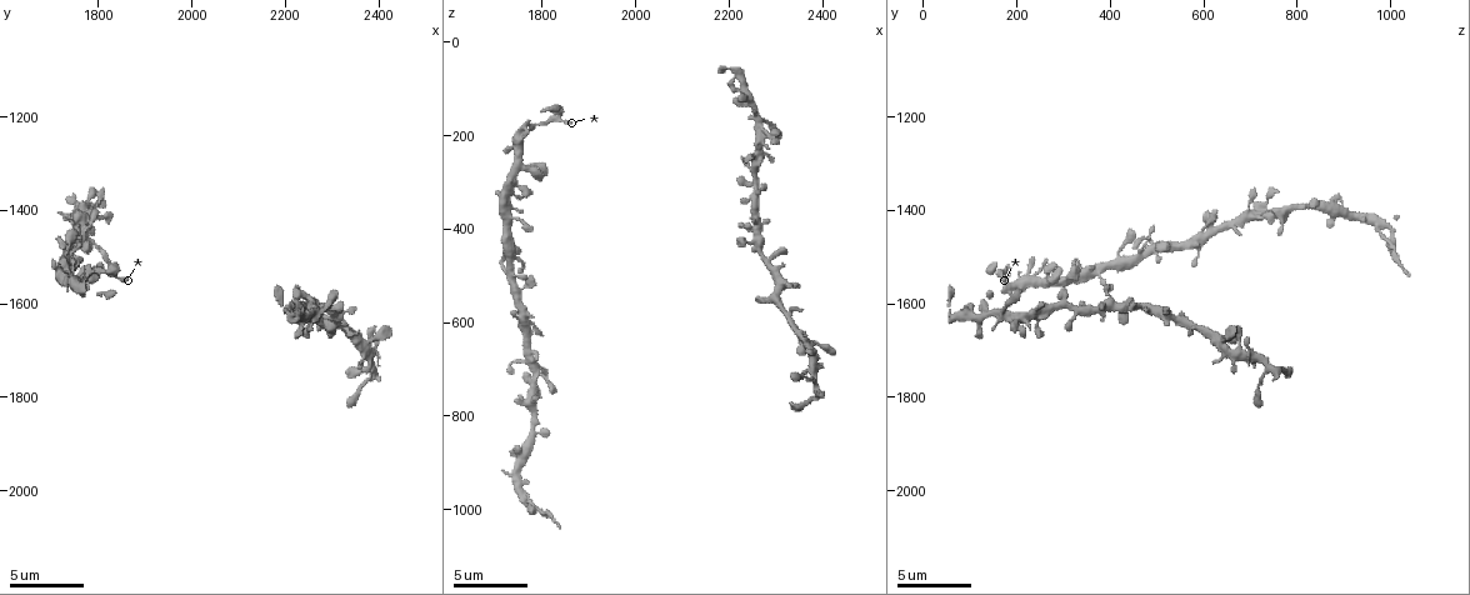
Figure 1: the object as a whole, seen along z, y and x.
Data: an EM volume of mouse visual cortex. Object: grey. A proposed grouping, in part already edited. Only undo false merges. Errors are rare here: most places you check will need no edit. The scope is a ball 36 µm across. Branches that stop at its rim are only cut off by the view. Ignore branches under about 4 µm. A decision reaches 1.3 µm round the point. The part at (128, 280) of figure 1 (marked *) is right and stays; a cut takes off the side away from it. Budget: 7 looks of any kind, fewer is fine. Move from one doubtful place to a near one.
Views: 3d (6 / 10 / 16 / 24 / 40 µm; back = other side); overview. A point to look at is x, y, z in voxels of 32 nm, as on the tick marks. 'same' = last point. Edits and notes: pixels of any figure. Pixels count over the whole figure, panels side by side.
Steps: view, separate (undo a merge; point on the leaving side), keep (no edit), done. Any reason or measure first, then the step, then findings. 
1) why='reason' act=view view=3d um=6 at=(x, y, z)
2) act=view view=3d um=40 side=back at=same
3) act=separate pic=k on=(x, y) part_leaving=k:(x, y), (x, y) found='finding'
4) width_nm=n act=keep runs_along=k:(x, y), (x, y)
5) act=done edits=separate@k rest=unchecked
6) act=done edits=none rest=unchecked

why='three-way junction' act=view view=3d um=6 at=(2260, 1620, 265)

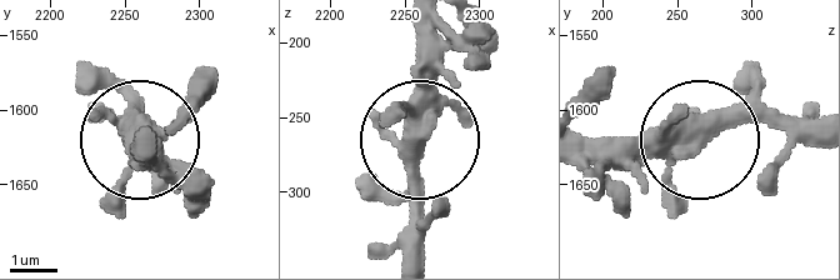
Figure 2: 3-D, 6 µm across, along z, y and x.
act=keep found='continuous, no second cell'

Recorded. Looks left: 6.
act=view view=3d um=16 at=(2275, 1605, 470)

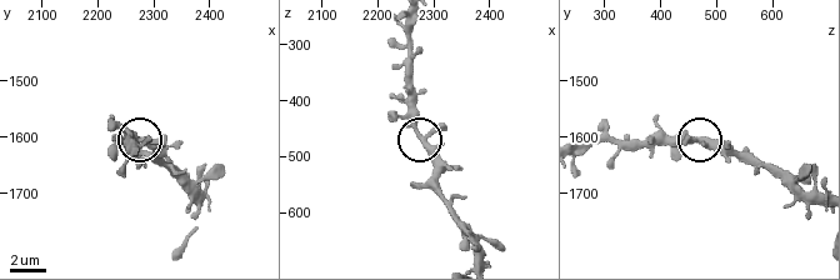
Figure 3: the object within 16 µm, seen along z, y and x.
arms=3 act=keep found='all the same cell'

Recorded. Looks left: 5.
why='thick turns thin' act=view view=3d um=16 at=(2330, 1660, 605)

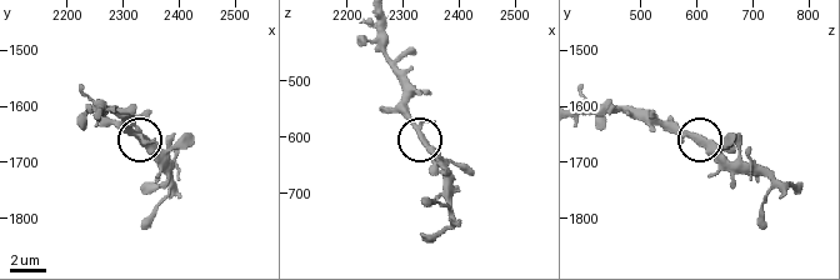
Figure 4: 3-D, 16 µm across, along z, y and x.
act=keep runs_along=4:(383, 24), (383, 50), (399, 81), (406, 118), (444, 165) found='continuous, no second cell'

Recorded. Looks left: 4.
act=done edits=none rest=unchecked

